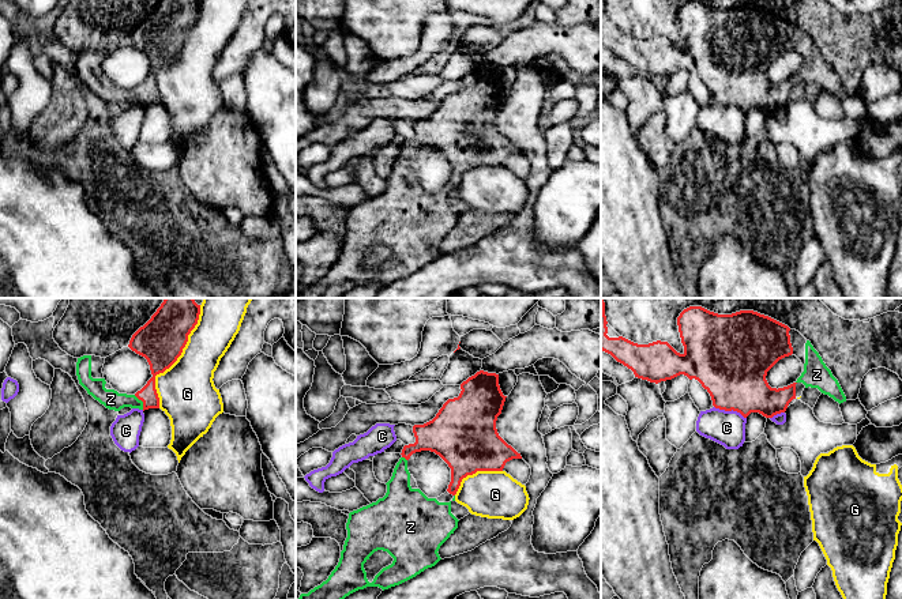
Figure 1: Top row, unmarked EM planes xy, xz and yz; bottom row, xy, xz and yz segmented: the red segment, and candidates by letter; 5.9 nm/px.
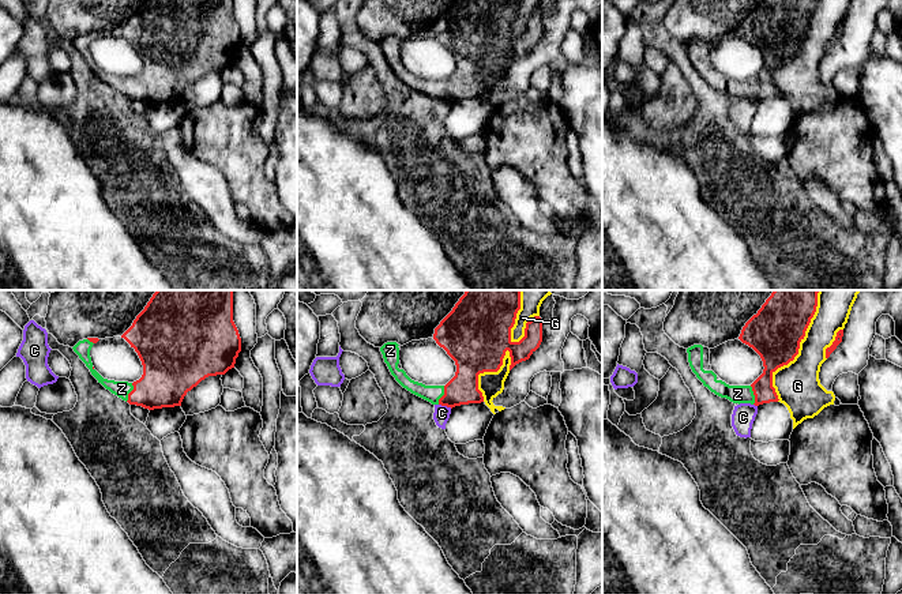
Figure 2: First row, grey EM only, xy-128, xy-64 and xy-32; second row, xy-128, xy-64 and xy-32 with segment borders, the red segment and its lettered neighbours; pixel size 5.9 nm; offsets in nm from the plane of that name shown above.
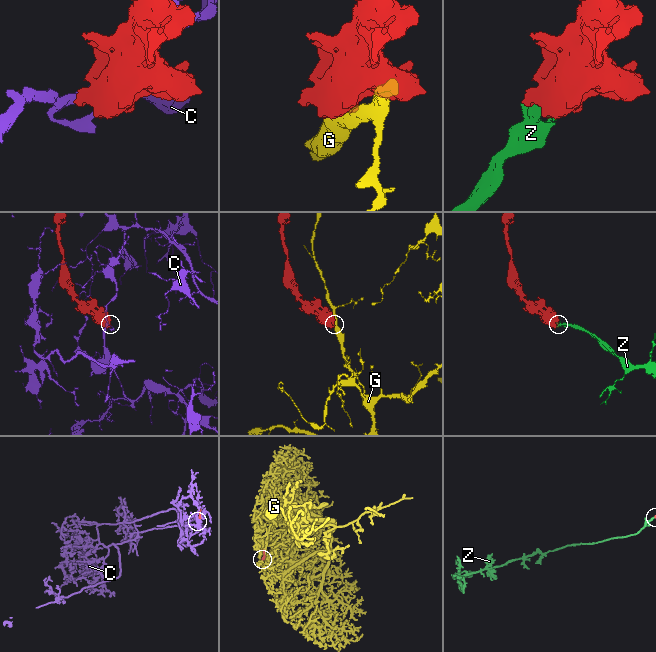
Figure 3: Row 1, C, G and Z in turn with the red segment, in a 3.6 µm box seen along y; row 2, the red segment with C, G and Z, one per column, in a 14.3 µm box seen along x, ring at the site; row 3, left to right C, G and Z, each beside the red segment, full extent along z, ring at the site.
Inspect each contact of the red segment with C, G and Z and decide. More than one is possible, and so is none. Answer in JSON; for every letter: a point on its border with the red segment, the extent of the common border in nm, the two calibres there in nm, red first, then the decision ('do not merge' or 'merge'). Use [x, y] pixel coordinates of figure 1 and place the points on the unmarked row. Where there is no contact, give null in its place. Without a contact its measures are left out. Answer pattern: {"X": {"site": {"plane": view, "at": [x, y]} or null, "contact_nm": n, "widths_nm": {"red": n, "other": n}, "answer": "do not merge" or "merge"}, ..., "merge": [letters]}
{"C": {"site": {"plane": "yz", "at": [731, 105]}, "contact_nm": 200, "widths_nm": {"red": 400, "other": 200}, "answer": "do not merge"}, "G": {"site": {"plane": "xy", "at": [177, 52]}, "contact_nm": 650, "widths_nm": {"red": 280, "other": 340}, "answer": "do not merge"}, "Z": {"site": {"plane": "xy", "at": [142, 95]}, "contact_nm": 110, "widths_nm": {"red": 120, "other": 110}, "answer": "merge"}, "merge": ["Z"]}

